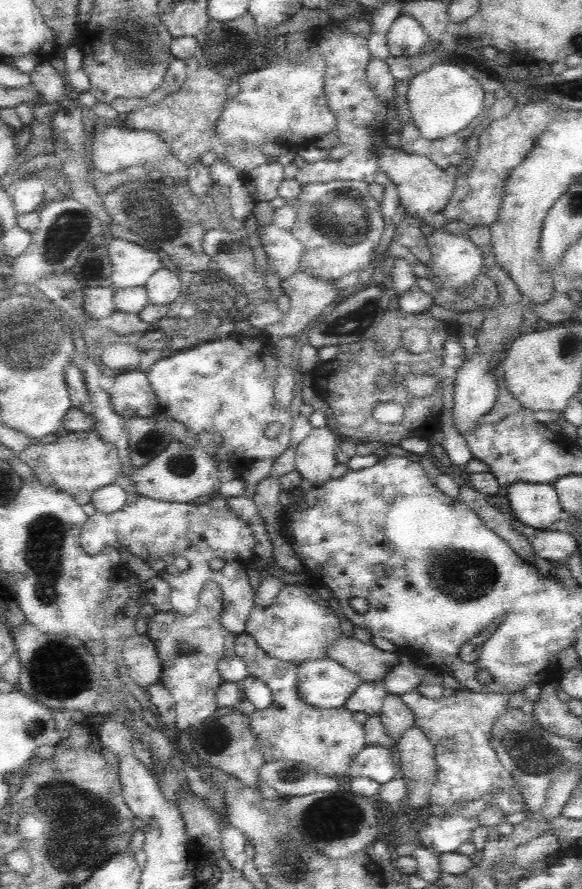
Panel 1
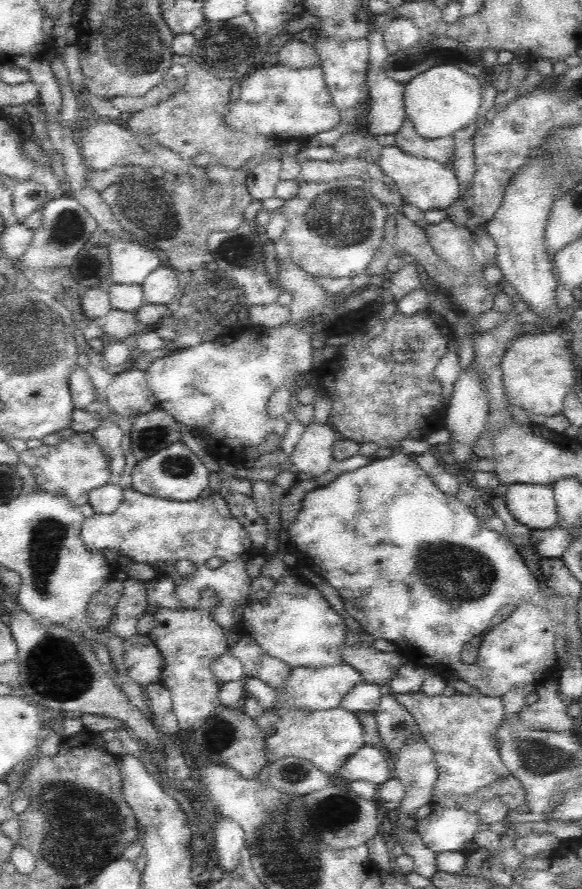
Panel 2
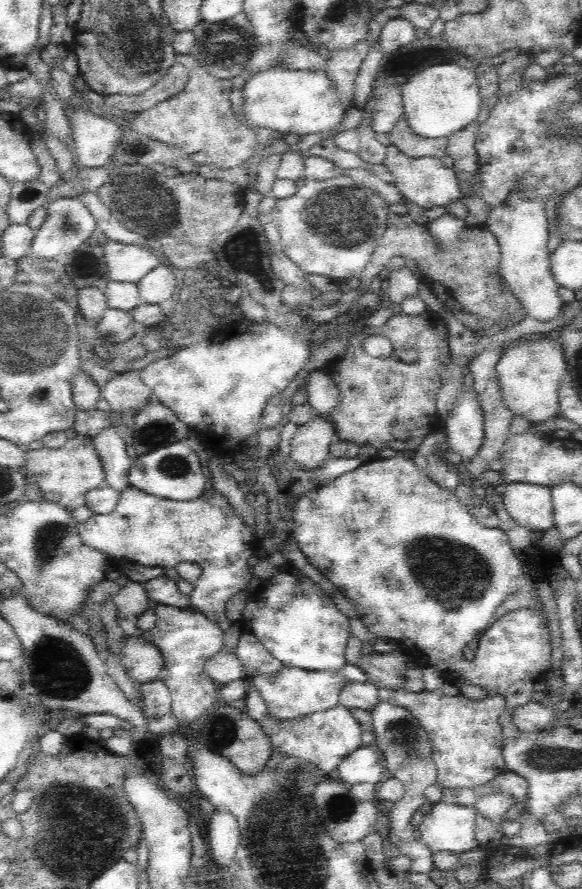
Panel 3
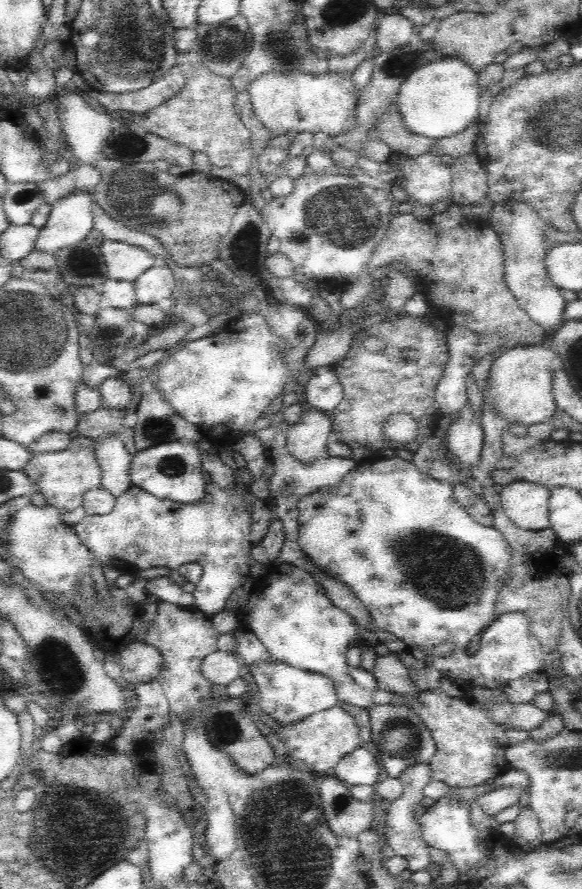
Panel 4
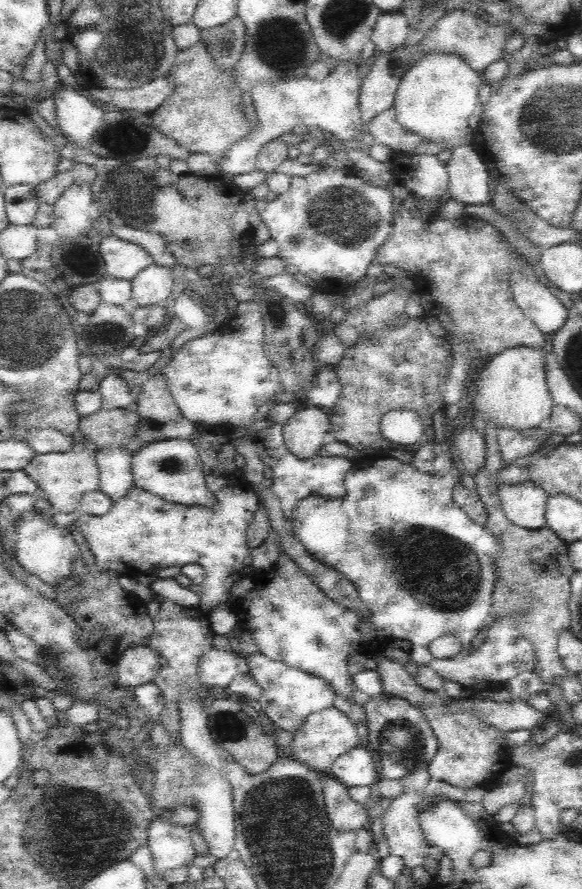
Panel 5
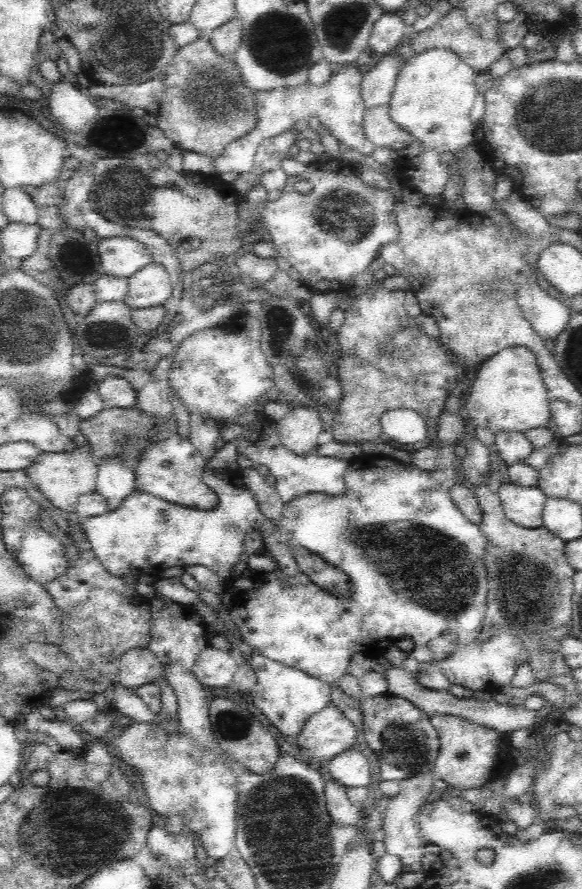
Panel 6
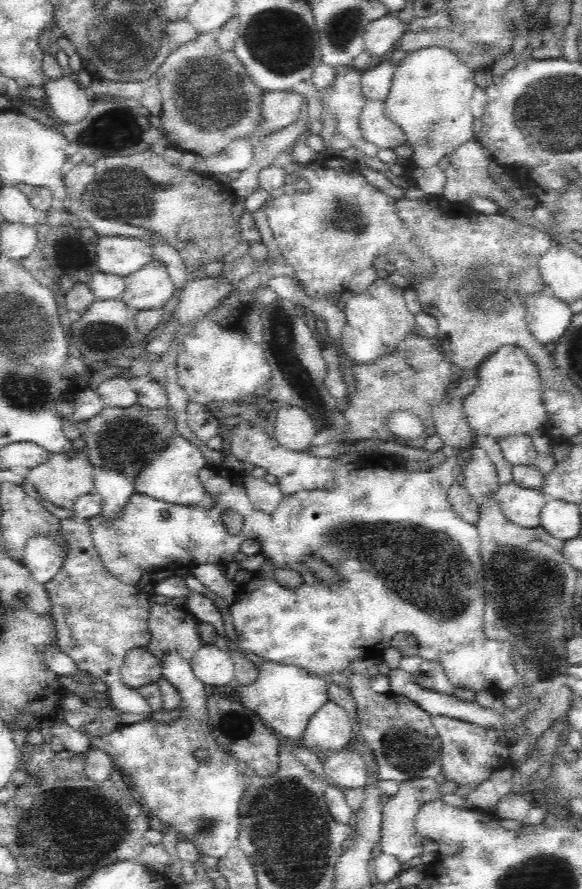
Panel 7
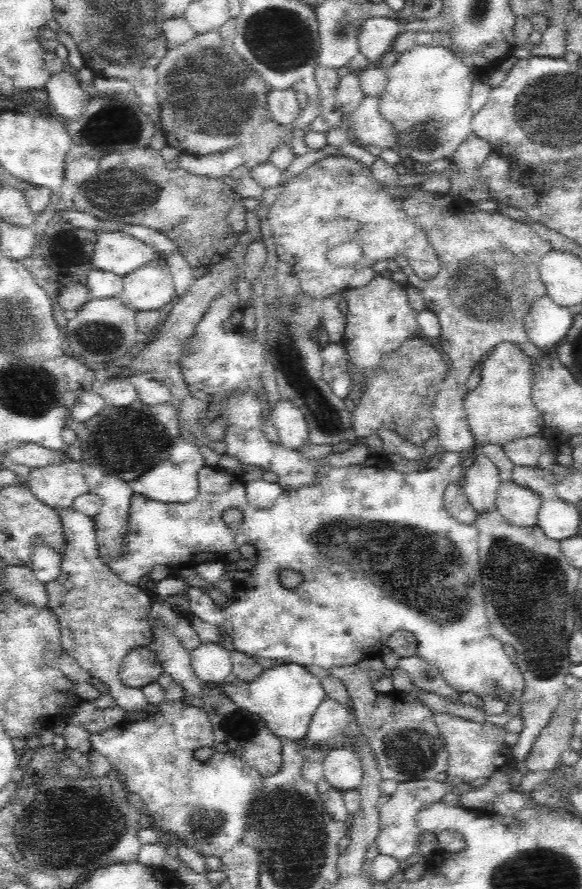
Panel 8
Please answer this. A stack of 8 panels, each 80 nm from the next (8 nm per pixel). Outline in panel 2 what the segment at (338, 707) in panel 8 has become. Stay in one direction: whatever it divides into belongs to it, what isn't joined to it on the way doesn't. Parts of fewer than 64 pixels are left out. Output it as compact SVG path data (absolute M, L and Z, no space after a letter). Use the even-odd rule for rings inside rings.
M340 705L328 711L304 712L302 710L282 710L269 712L265 710L255 719L259 728L266 732L266 761L271 765L276 760L288 756L310 760L326 775L330 776L365 746L363 727L356 713L346 711Z

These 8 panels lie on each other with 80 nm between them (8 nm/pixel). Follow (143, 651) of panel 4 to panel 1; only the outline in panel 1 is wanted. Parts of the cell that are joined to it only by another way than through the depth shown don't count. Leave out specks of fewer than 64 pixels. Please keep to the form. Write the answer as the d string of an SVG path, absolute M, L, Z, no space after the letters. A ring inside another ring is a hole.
M134 633L124 640L121 663L126 666L134 686L146 690L151 684L160 682L162 661L158 656L156 645L147 633Z

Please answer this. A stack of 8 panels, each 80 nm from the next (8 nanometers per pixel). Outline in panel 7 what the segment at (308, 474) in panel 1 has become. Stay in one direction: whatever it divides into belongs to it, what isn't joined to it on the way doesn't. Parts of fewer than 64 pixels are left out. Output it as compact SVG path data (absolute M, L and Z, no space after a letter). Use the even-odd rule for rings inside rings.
M292 404L277 405L275 420L276 440L285 448L306 451L316 436L316 425L310 413Z

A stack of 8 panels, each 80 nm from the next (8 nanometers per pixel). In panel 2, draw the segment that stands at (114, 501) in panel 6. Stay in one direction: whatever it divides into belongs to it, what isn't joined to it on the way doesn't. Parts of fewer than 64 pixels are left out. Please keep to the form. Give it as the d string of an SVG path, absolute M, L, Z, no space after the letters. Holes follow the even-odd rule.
M102 413L102 415L102 424L99 424L98 428L91 433L94 435L98 446L108 456L108 461L110 461L109 483L117 484L119 475L122 473L125 465L125 456L122 453L122 446L120 445L122 444L122 436L124 436L124 433L118 425L118 422L110 419L107 413Z

